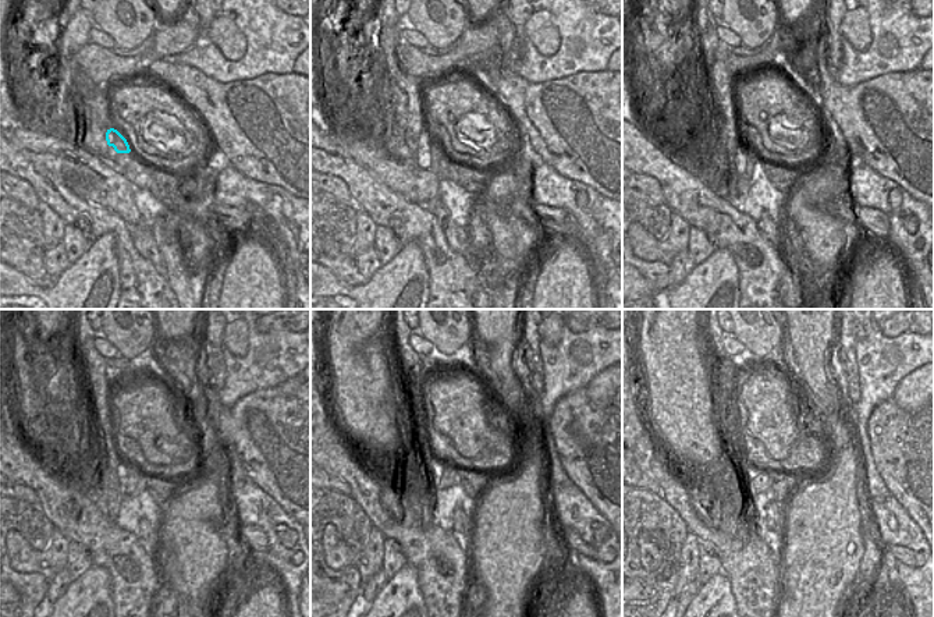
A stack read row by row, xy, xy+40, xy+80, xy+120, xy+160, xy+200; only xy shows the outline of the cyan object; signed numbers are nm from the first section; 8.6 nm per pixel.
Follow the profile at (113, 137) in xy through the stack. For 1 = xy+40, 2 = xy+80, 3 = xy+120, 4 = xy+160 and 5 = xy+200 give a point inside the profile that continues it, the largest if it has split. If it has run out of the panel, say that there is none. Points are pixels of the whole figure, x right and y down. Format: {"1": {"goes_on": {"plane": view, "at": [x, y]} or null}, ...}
{"1": {"goes_on": {"plane": "xy+40", "at": [429, 153]}}, "2": {"goes_on": {"plane": "xy+80", "at": [748, 165]}}, "3": {"goes_on": {"plane": "xy+120", "at": [132, 479]}}, "4": {"goes_on": {"plane": "xy+160", "at": [439, 477]}}, "5": {"goes_on": {"plane": "xy+200", "at": [757, 481]}}}

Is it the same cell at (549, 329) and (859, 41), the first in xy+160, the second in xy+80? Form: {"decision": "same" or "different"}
{"decision": "same"}

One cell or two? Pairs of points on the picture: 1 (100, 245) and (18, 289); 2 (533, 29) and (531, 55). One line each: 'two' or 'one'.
1: one
2: two

